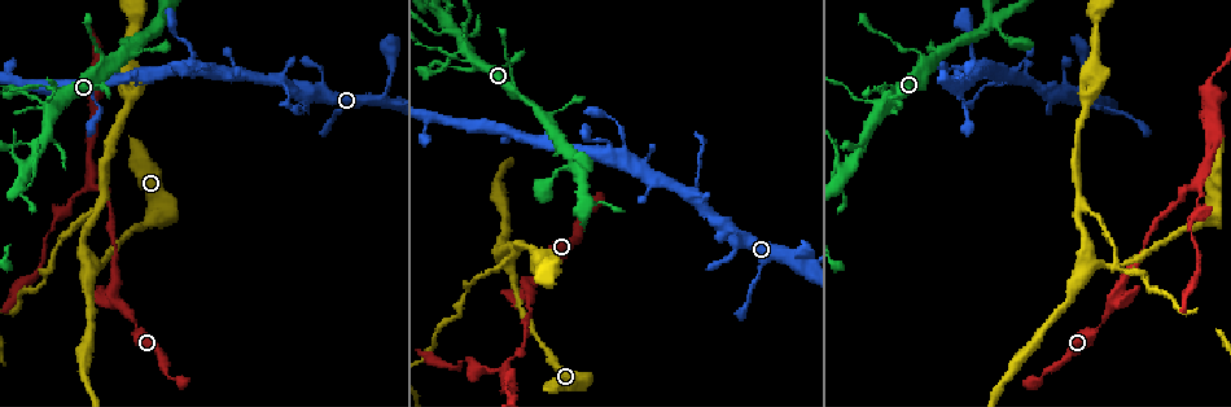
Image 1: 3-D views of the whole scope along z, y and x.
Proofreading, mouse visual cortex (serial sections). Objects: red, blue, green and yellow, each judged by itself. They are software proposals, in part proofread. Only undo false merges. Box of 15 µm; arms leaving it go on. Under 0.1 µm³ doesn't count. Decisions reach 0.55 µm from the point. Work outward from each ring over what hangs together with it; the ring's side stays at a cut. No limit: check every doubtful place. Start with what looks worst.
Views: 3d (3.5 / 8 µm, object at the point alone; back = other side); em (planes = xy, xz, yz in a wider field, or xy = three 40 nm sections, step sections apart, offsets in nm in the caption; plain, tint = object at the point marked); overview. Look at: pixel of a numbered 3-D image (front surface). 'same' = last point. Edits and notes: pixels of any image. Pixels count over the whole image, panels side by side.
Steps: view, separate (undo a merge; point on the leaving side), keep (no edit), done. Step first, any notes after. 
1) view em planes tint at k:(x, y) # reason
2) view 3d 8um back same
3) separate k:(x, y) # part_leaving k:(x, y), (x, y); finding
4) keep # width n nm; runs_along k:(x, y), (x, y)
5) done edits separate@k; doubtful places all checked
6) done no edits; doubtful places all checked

view 3d 3.5um at 1:(1079, 209) # arms part here

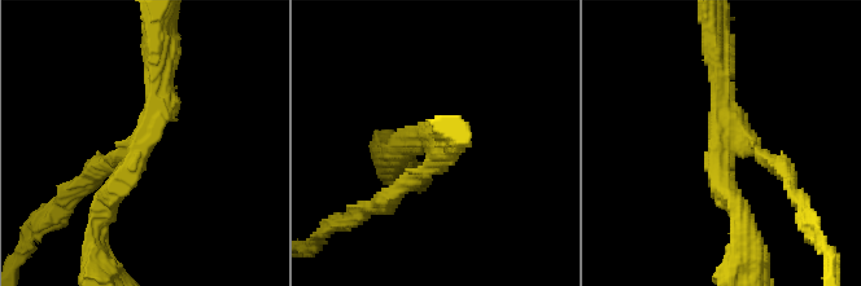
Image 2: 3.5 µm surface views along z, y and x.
view em xy step 3 tint at 2:(431, 137) # arms 3; arm_widths 200, 250, 250 nm; need the tissue

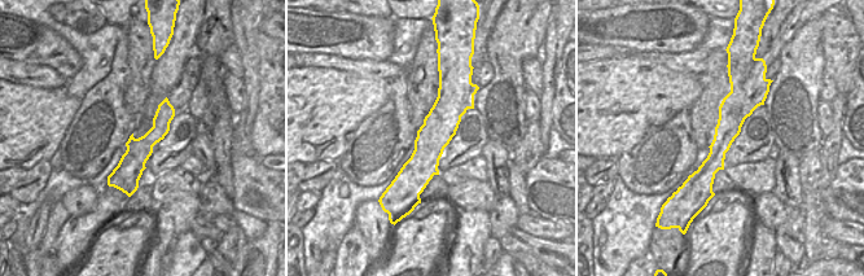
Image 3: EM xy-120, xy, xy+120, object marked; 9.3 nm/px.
keep # runs_along 3:(444, 86), (415, 193); all the same cell

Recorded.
view 3d 8um at 1:(1193, 182)

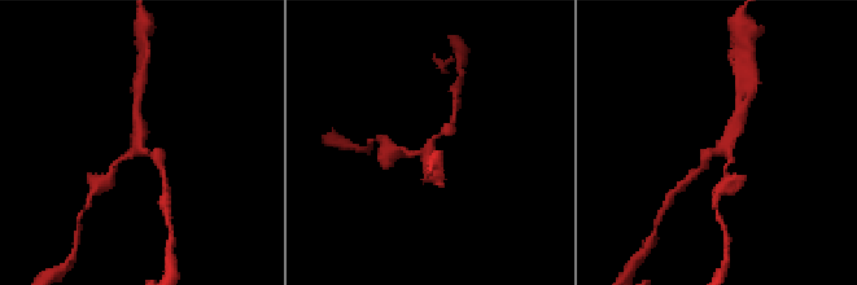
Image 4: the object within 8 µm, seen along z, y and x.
view em xy step 5 tint at 4:(141, 147) # arms 3; arm_widths 150, 250, 350 nm

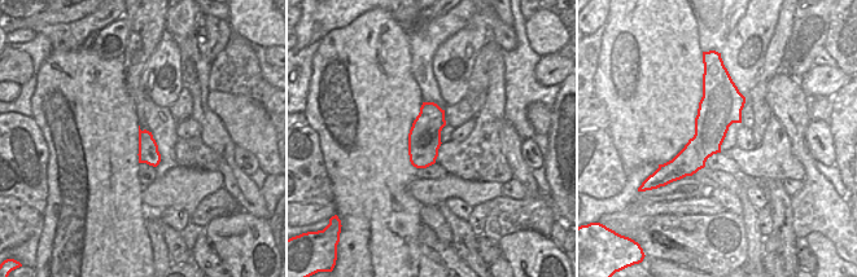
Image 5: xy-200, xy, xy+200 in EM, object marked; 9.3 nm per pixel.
keep # runs_along 4:(703, 167), (735, 127), (738, 112); continuous, no second cell

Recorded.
view 3d 3.5um at 1:(157, 24) # abrupt turn

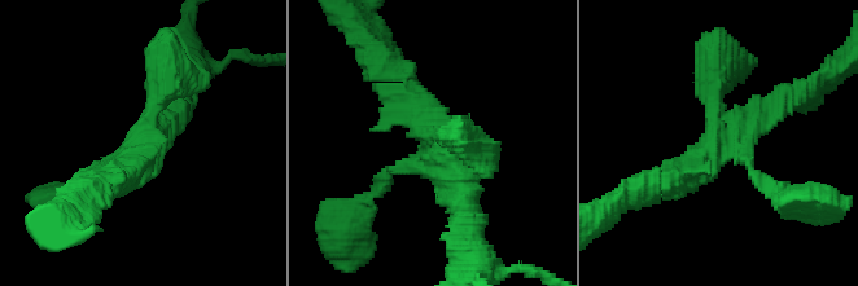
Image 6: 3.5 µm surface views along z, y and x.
view em xy step 5 tint at 6:(143, 146) # arms 4; arm_widths 150, 250, 300, 350 nm

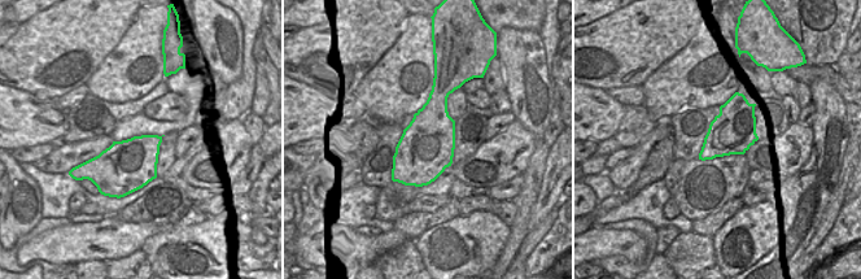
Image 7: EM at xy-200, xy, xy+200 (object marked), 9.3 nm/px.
keep # runs_along 6:(660, 177), (690, 174), (789, 97); one cell here

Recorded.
done no edits; doubtful places all checked

